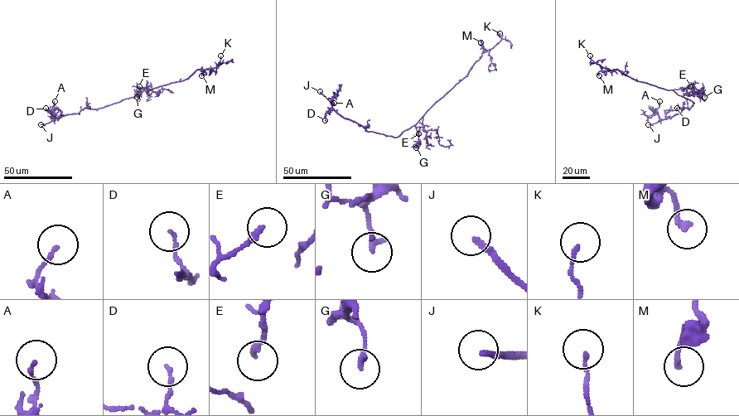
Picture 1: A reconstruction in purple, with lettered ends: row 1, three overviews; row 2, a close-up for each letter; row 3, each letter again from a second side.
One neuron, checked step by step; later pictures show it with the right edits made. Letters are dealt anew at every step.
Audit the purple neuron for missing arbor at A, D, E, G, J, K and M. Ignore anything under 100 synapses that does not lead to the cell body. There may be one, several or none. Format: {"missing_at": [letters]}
{"missing_at": ["J"]}

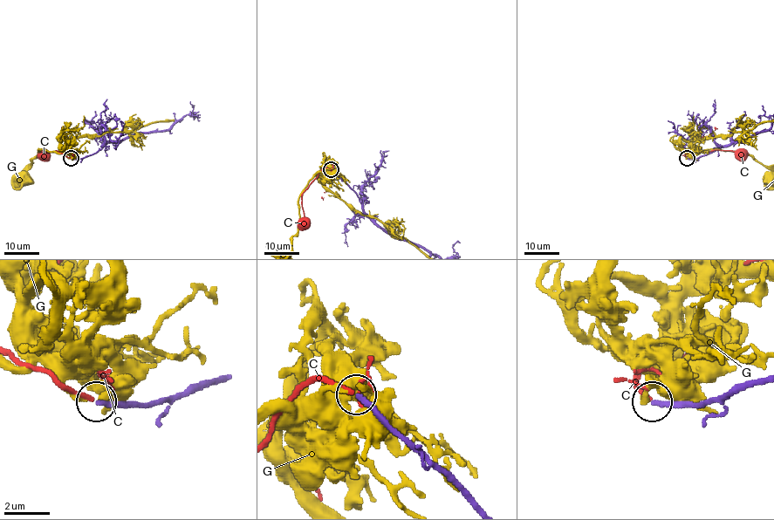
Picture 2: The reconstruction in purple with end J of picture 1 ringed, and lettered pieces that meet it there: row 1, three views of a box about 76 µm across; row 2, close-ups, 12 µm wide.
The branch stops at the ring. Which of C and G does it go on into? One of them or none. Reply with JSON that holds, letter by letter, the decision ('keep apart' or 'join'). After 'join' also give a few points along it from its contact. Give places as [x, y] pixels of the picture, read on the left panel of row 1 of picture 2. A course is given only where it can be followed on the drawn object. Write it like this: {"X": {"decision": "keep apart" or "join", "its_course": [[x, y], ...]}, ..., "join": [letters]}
{"C": {"decision": "keep apart"}, "G": {"decision": "keep apart"}, "join": []}

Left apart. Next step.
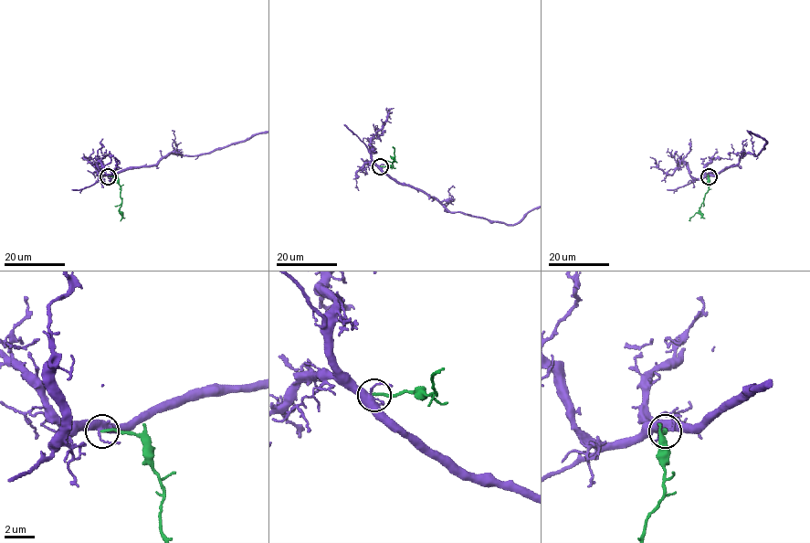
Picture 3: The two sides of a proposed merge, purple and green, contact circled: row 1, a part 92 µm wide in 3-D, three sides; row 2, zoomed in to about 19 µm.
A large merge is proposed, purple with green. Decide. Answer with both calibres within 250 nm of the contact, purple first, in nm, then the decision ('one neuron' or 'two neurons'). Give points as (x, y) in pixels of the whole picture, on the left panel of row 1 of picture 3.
360 nm thick on the purple side, 180 nm on the other; two neurons

